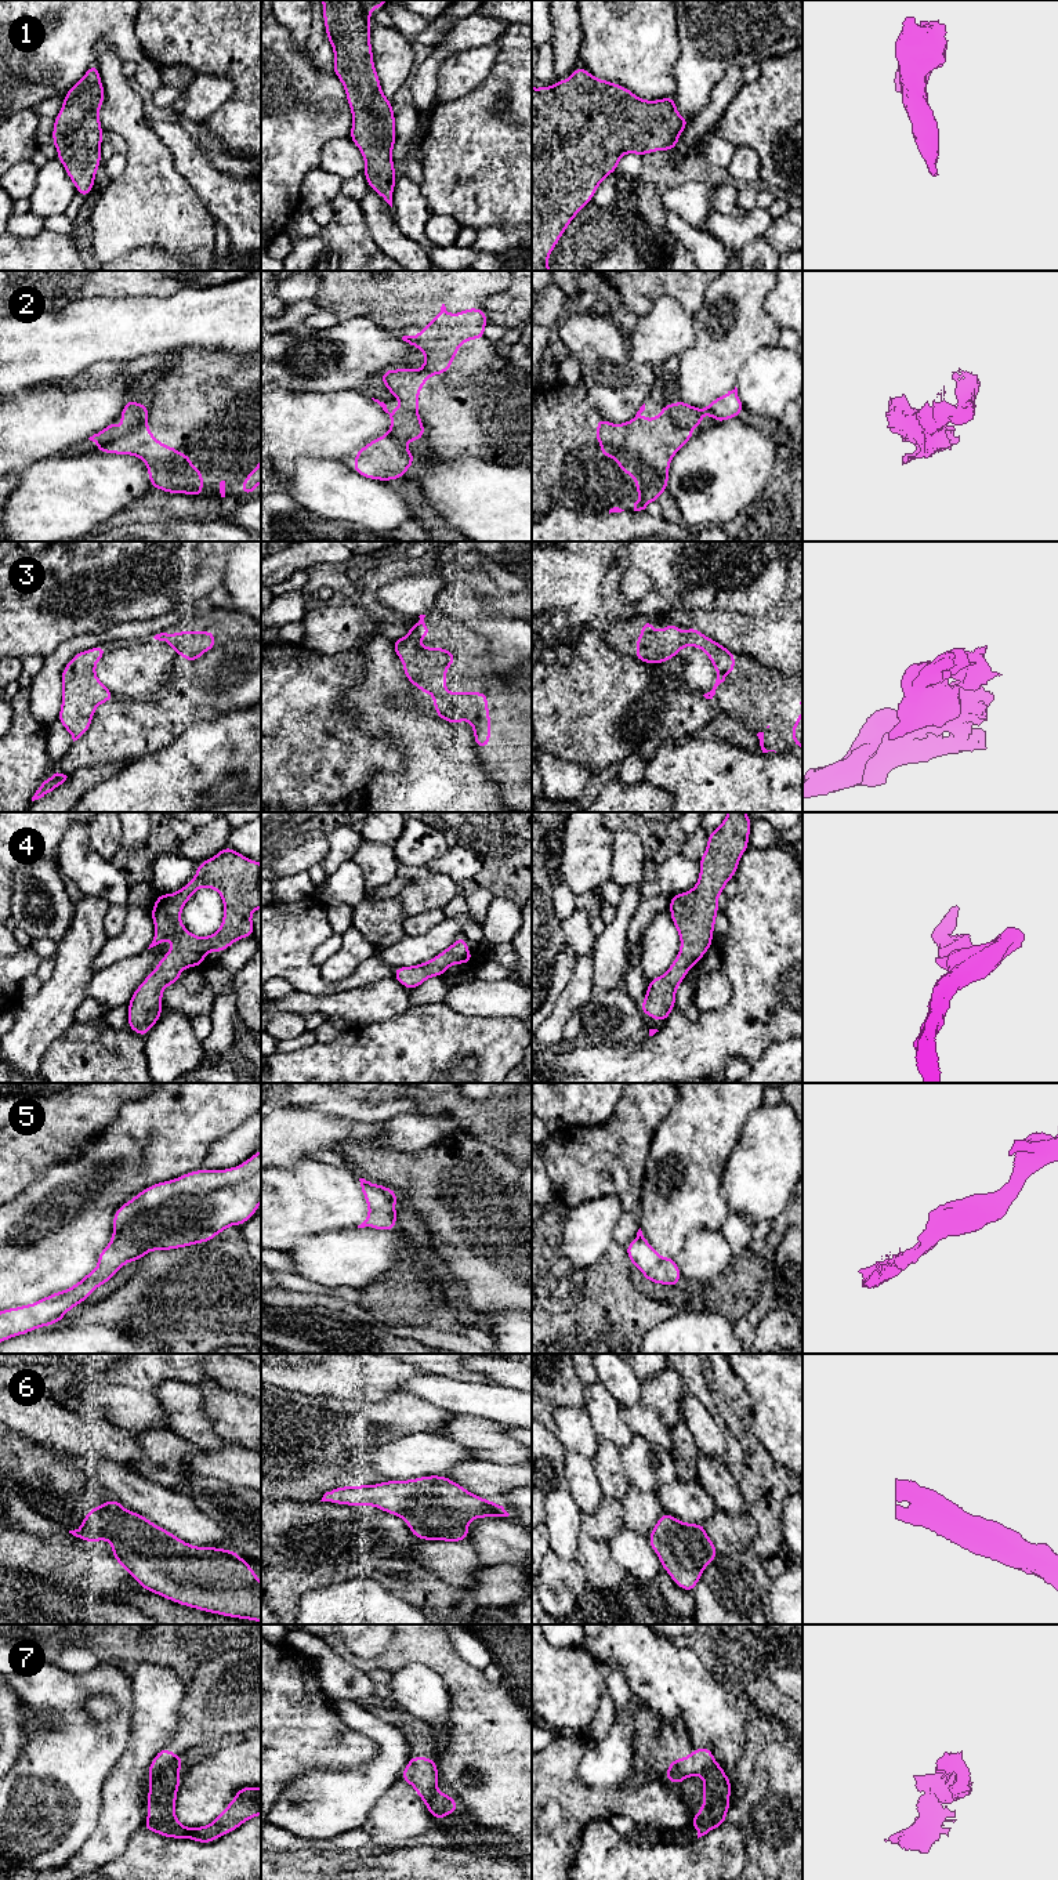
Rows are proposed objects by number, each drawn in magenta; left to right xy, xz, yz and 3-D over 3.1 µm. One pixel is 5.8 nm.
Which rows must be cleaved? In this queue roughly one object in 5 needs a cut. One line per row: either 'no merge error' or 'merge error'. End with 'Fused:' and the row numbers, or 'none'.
1: no merge error
2: merge error
3: no merge error
4: no merge error
5: no merge error
6: no merge error
7: merge error
Fused: 2, 7

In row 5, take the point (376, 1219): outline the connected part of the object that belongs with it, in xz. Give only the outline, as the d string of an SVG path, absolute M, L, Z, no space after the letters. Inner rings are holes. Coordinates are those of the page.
M359 1178L363 1198L369 1206L367 1218L358 1228L374 1228L381 1231L396 1229L395 1202L399 1195L381 1184L372 1184Z

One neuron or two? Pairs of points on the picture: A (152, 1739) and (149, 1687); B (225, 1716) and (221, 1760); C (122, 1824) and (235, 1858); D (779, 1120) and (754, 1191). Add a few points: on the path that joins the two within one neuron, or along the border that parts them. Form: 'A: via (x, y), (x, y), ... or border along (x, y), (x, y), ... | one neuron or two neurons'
A: via (152, 1727), (152, 1699) | one neuron
B: border along (210, 1748), (191, 1754), (181, 1763) | two neurons
C: border along (142, 1828), (130, 1839), (122, 1855) | two neurons
D: via (774, 1138), (774, 1151), (763, 1173) | one neuron

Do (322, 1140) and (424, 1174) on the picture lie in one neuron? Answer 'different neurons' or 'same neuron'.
different neurons

